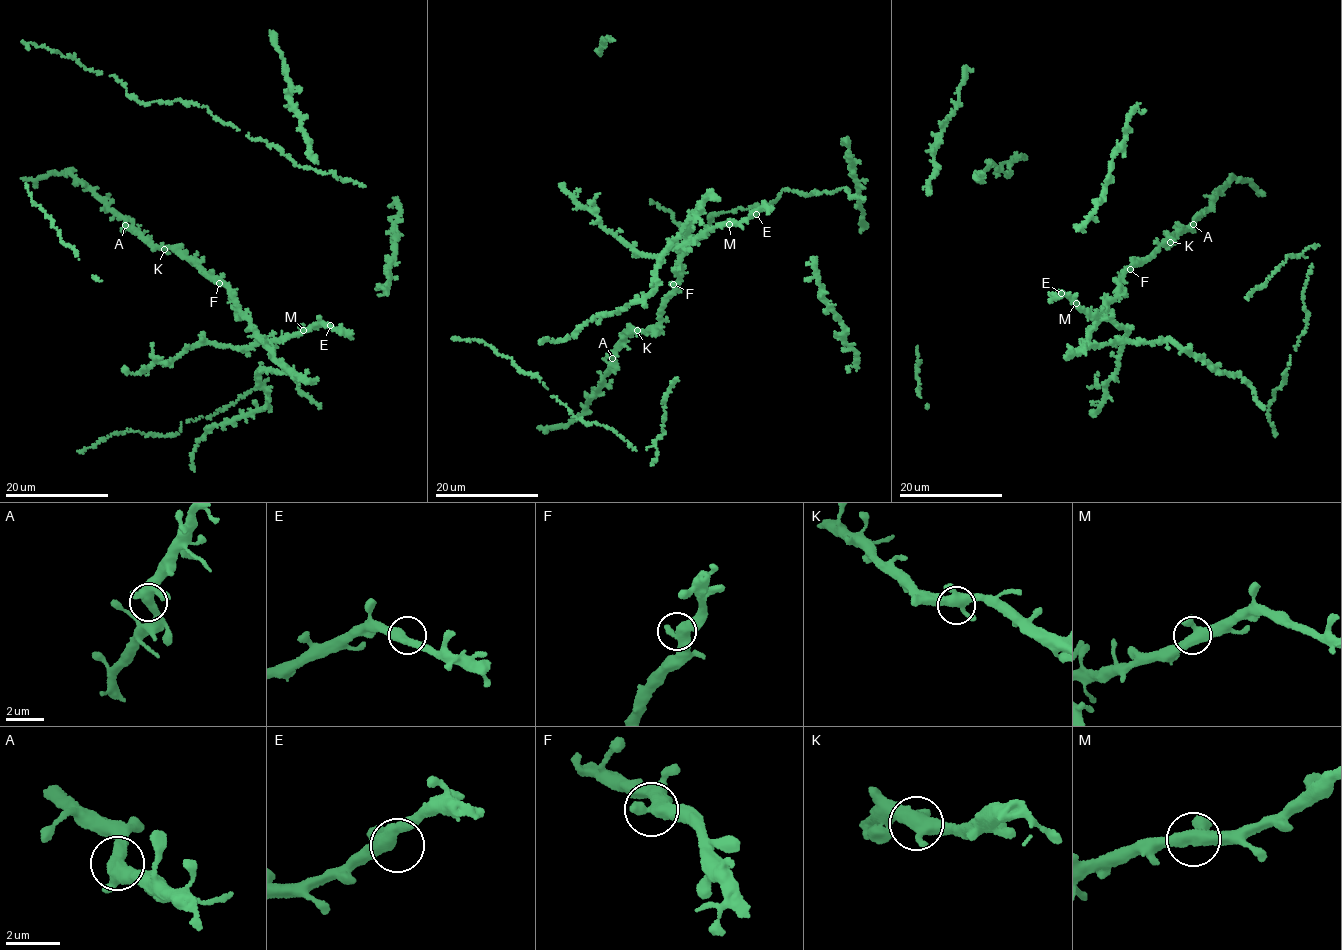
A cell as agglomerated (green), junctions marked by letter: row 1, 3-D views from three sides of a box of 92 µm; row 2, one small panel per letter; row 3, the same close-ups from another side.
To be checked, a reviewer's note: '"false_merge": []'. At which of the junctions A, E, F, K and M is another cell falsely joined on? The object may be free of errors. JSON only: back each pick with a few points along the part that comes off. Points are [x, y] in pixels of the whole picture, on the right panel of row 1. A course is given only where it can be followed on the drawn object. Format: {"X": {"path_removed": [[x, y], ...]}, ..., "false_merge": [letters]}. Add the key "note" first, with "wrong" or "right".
{"note": "right", "false_merge": []}

